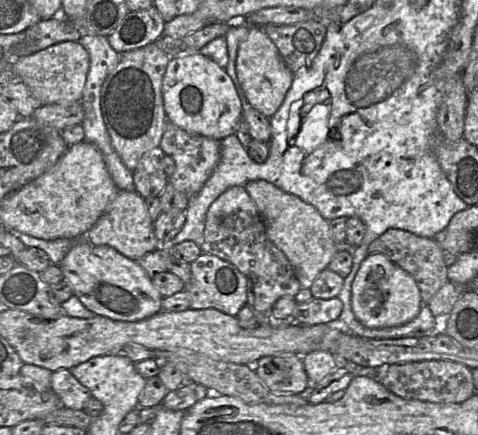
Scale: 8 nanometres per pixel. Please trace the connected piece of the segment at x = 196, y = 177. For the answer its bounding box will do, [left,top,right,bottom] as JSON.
[160,121,221,198]

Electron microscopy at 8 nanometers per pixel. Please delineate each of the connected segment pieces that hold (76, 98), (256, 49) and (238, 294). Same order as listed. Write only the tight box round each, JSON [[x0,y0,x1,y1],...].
[[13,41,90,105],[237,25,294,119],[185,252,247,316]]

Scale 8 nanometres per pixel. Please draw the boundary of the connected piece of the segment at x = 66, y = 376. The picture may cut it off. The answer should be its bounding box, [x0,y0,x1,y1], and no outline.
[50,369,92,410]

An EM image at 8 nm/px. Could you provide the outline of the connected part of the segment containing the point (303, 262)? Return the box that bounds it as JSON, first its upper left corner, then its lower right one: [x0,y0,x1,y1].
[244,180,352,290]

